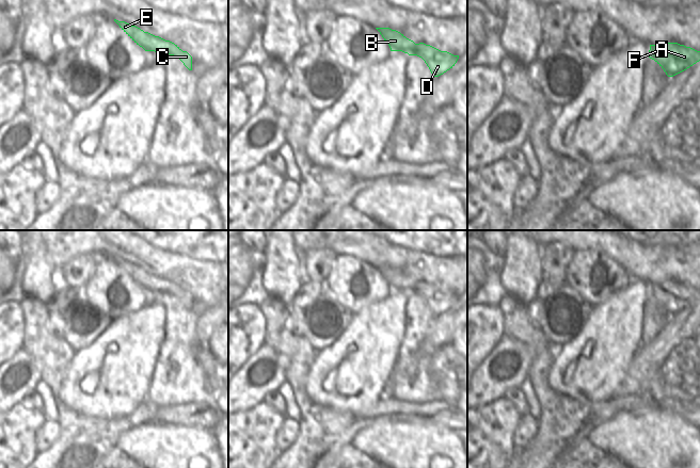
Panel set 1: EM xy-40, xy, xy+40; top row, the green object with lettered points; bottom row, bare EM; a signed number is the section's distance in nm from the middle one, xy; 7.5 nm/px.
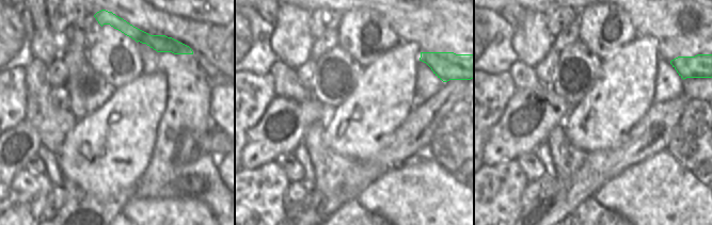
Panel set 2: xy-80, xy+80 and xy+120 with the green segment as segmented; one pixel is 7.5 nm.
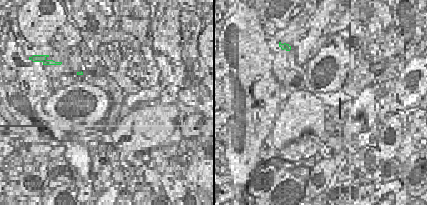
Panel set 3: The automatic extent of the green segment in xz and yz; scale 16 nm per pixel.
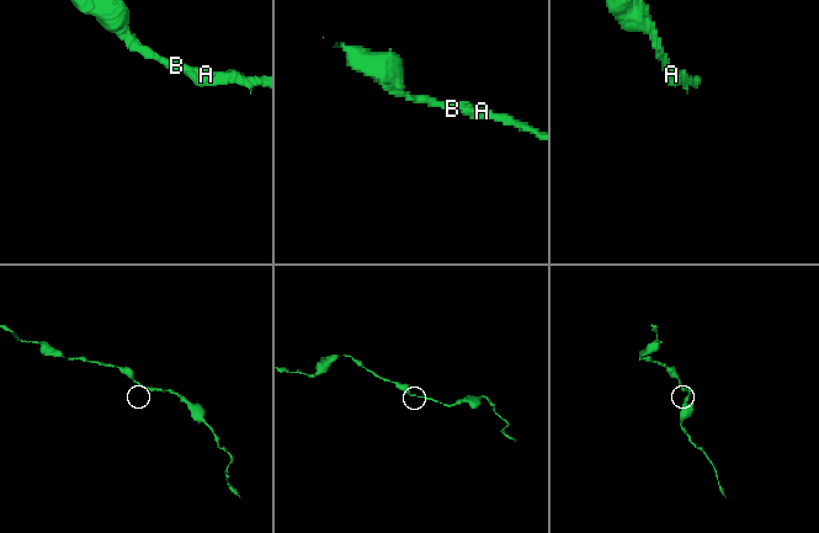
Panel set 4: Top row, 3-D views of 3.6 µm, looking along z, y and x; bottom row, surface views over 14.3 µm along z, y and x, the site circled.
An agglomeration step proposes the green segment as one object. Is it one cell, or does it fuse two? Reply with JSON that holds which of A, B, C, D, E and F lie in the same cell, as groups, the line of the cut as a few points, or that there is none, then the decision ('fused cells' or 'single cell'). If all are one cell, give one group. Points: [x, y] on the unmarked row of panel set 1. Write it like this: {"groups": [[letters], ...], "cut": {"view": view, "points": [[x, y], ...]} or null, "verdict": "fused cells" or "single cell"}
{"groups": [["A", "B", "C", "D", "E", "F"]], "cut": null, "verdict": "single cell"}

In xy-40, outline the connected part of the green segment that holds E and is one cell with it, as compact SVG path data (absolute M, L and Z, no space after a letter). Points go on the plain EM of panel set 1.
M114 260L120 267L140 286L145 290L155 290L157 292L168 292L178 296L184 304L192 309L192 295L187 291L182 290L177 284L170 279L165 279L159 275L155 275L148 271L144 271L136 264L131 264L125 260Z

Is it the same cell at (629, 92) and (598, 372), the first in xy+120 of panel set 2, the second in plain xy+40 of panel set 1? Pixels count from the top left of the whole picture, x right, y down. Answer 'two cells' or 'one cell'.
one cell

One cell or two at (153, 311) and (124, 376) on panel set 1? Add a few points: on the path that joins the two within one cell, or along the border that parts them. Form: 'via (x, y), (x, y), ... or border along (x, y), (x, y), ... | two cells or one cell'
via (145, 327), (130, 343), (124, 360) | one cell

